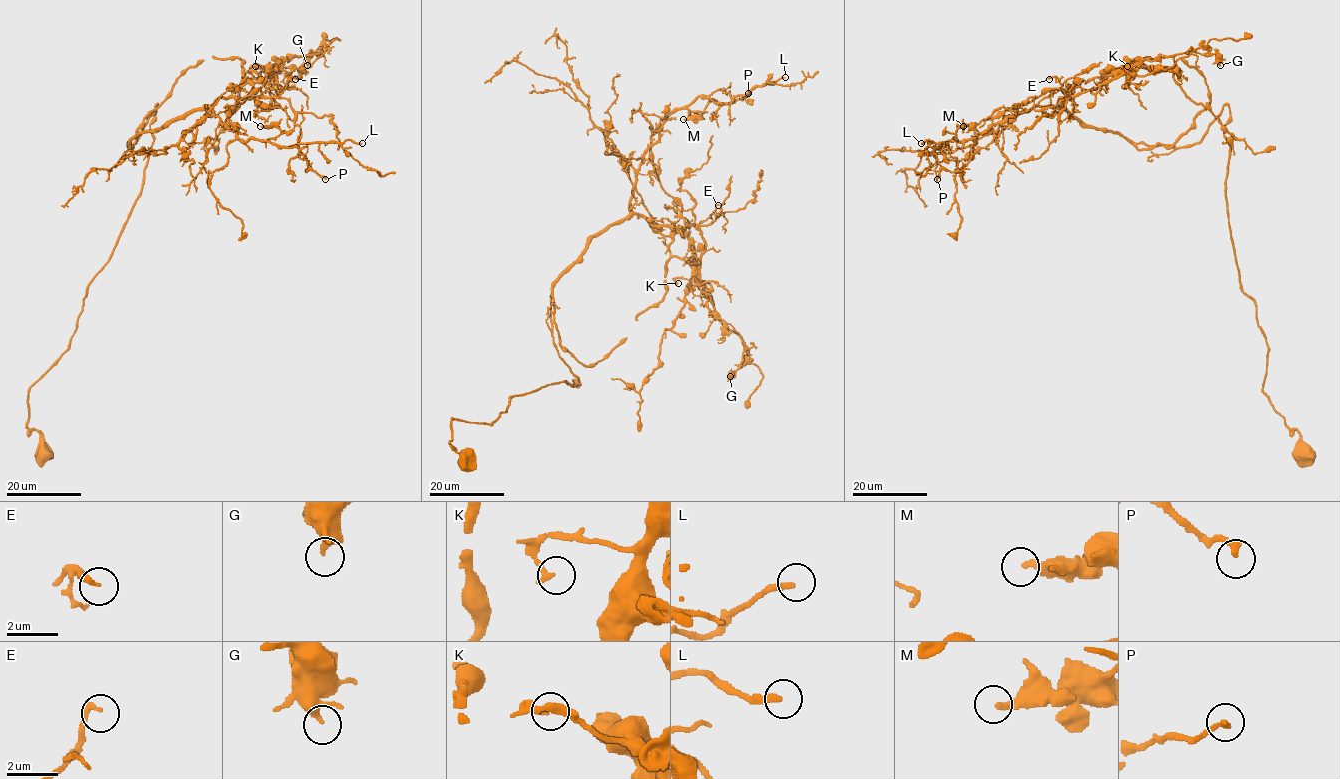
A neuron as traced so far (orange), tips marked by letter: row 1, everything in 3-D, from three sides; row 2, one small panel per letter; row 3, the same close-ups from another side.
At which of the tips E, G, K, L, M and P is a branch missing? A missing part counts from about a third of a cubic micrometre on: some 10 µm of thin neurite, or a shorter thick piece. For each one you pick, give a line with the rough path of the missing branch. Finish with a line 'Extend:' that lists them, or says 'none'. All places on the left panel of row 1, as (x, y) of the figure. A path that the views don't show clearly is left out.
Extend: none

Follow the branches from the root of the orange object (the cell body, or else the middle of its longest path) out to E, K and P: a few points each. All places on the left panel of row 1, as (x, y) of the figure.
E: (42, 456), (28, 392), (67, 349), (140, 191), (156, 105), (127, 143), (220, 97), (276, 97), (295, 79)
K: (42, 456), (28, 392), (67, 349), (140, 191), (156, 105), (127, 143), (269, 74), (255, 66)
P: (42, 456), (28, 392), (140, 191), (155, 105), (129, 147), (209, 107), (325, 179)

